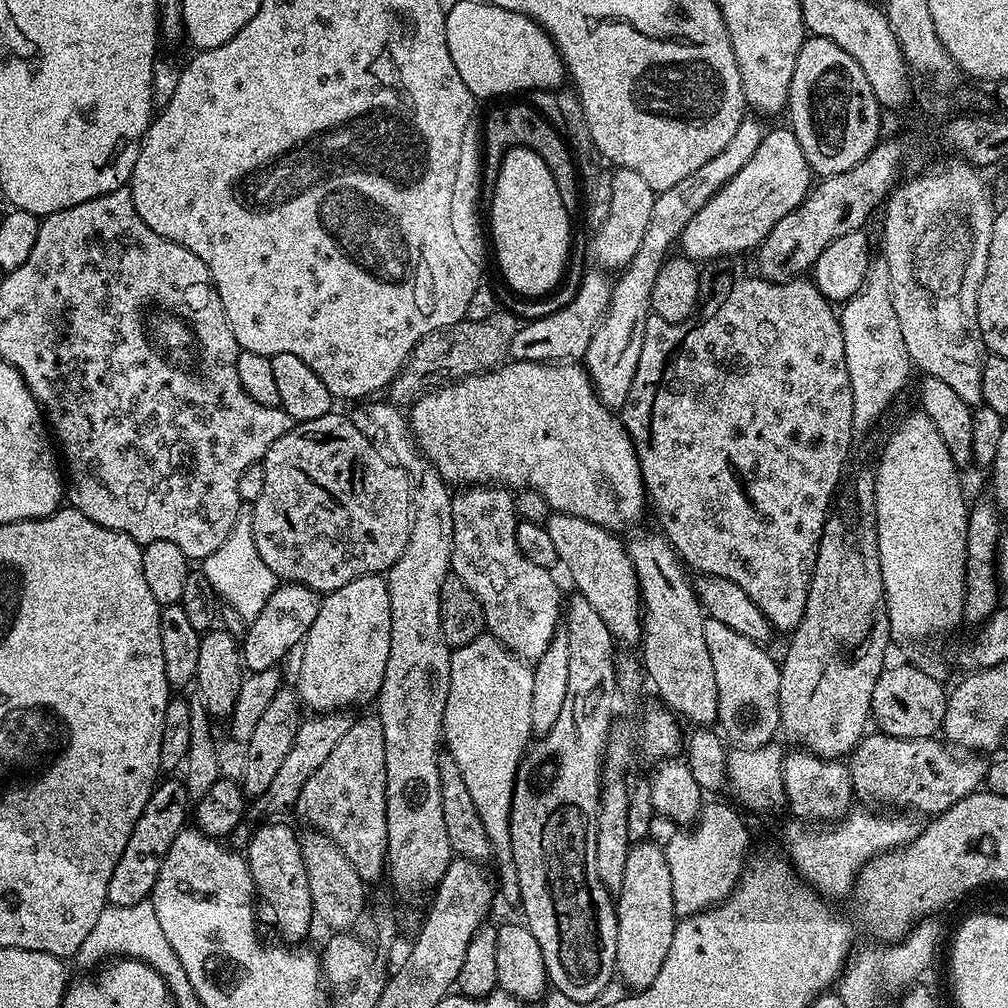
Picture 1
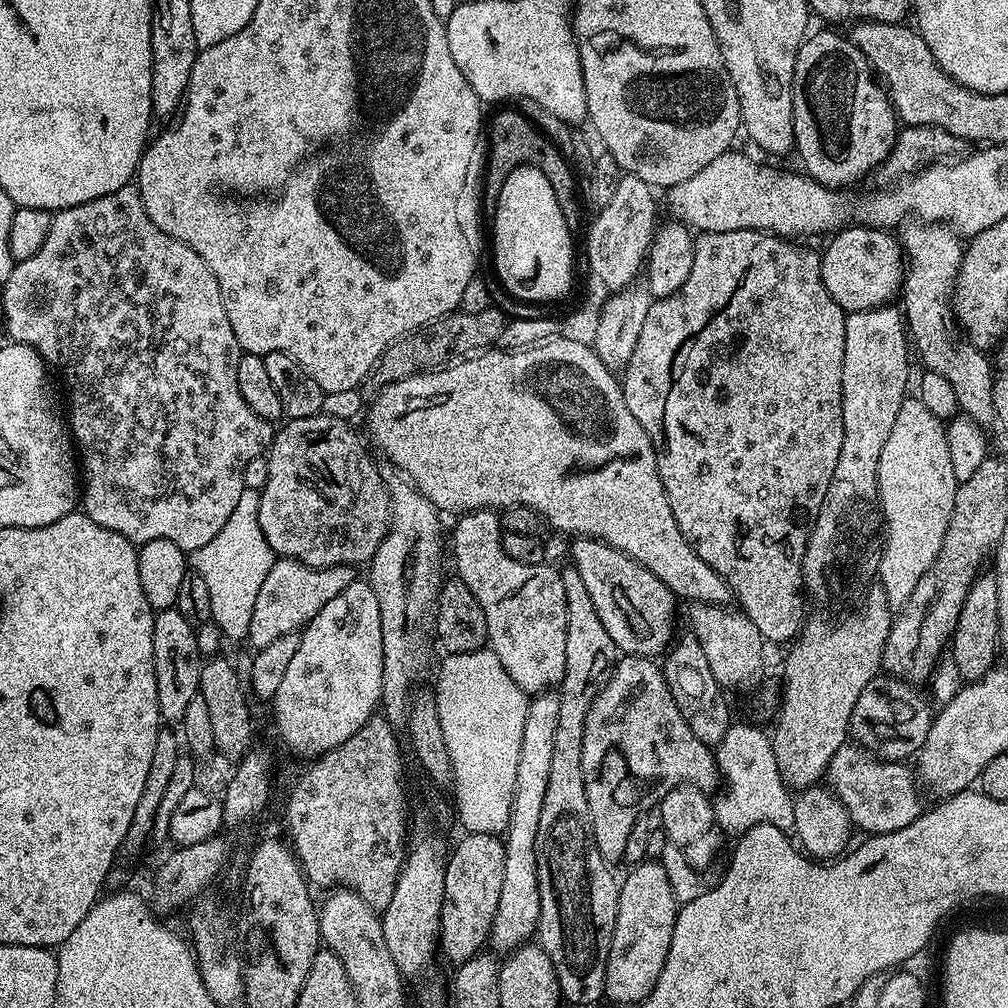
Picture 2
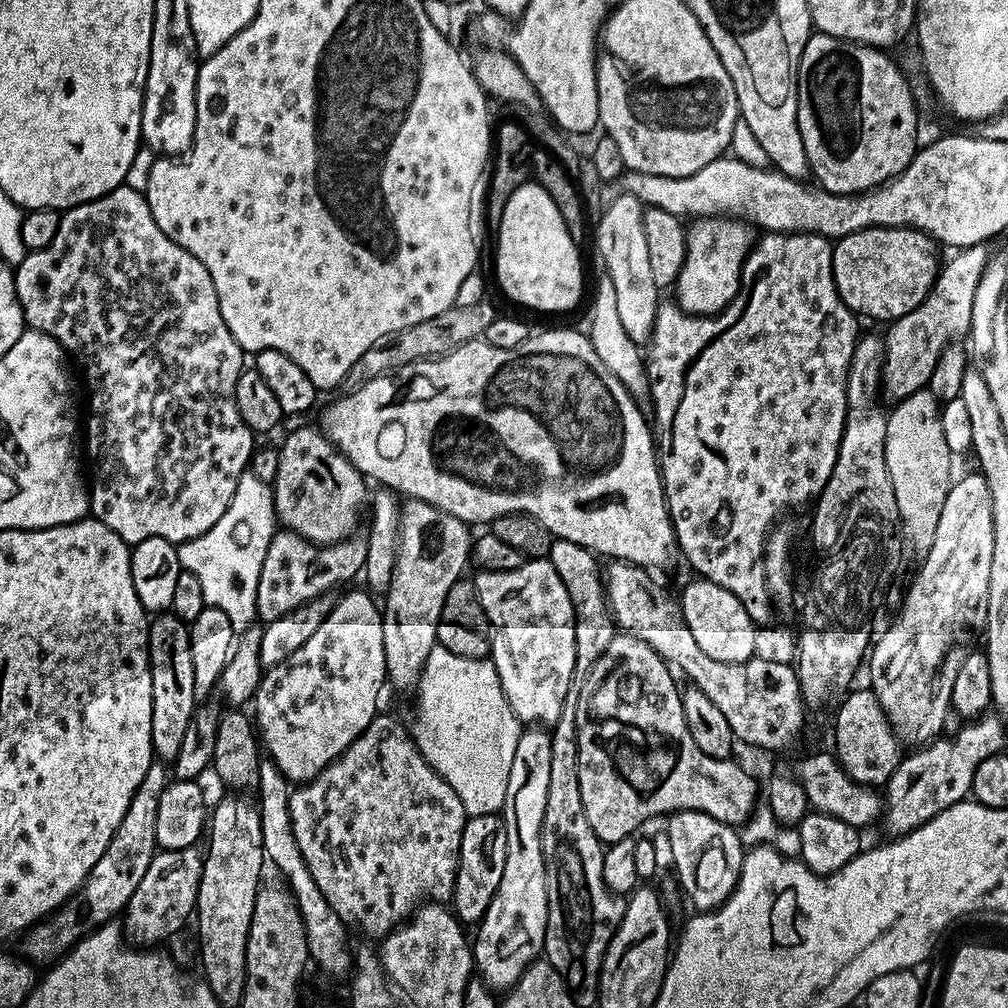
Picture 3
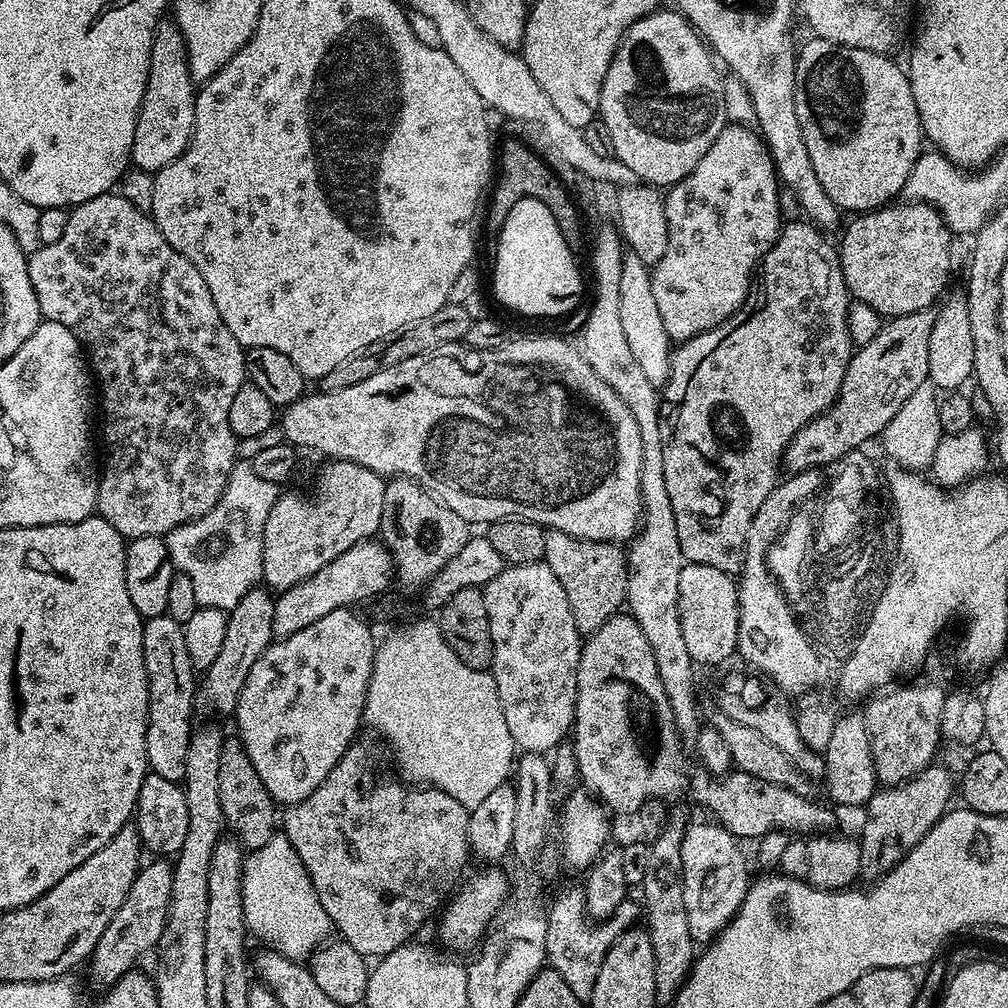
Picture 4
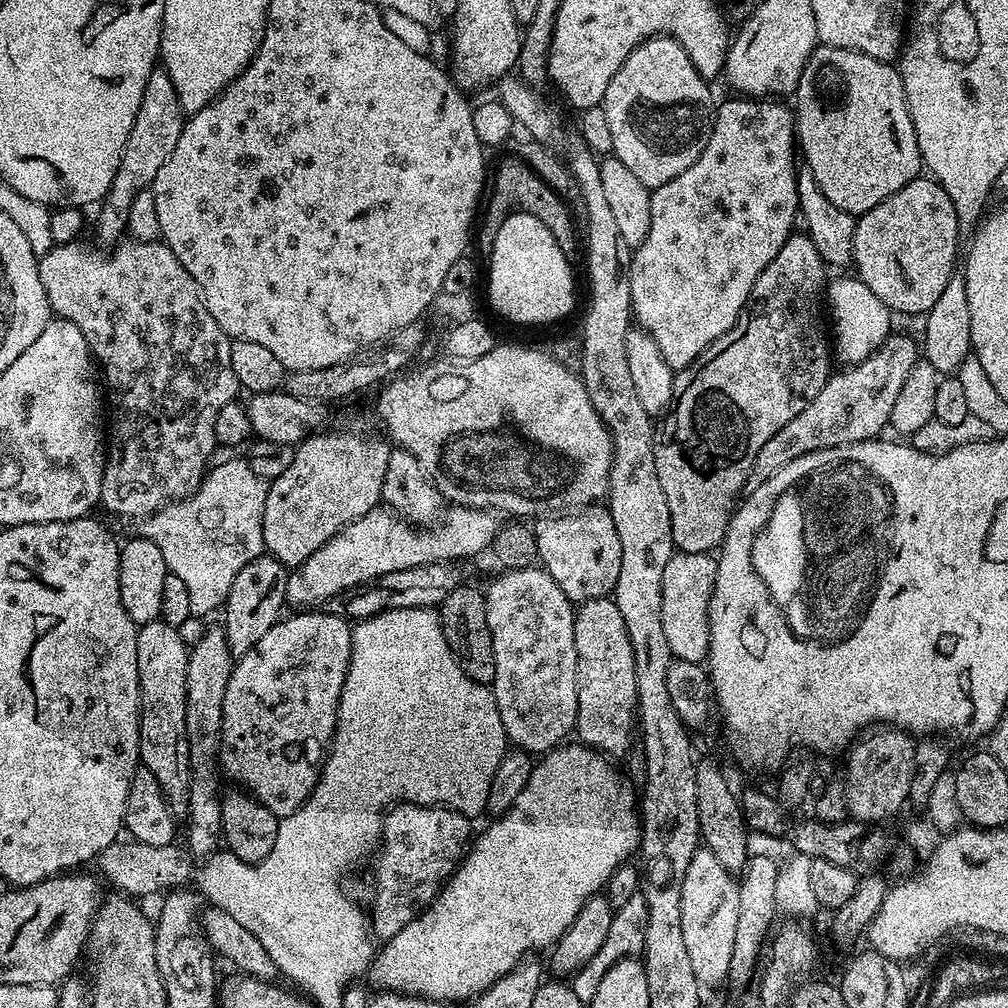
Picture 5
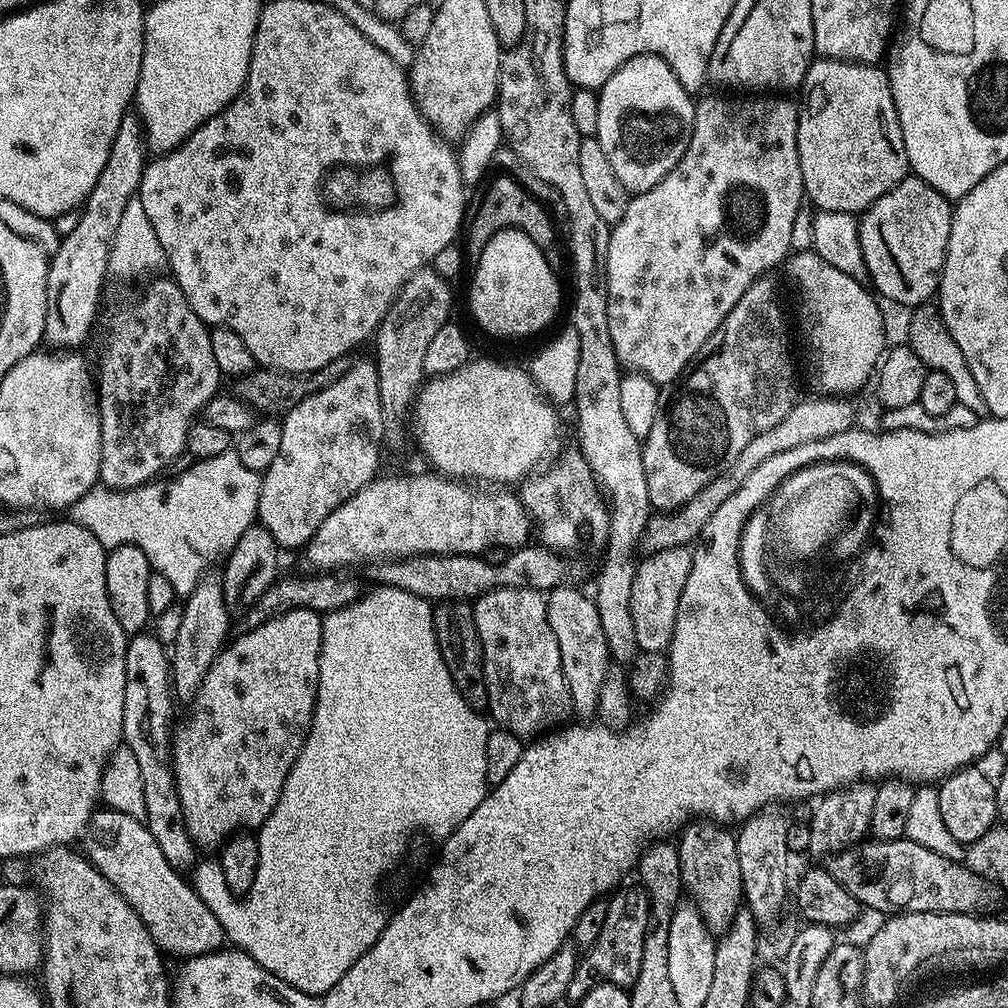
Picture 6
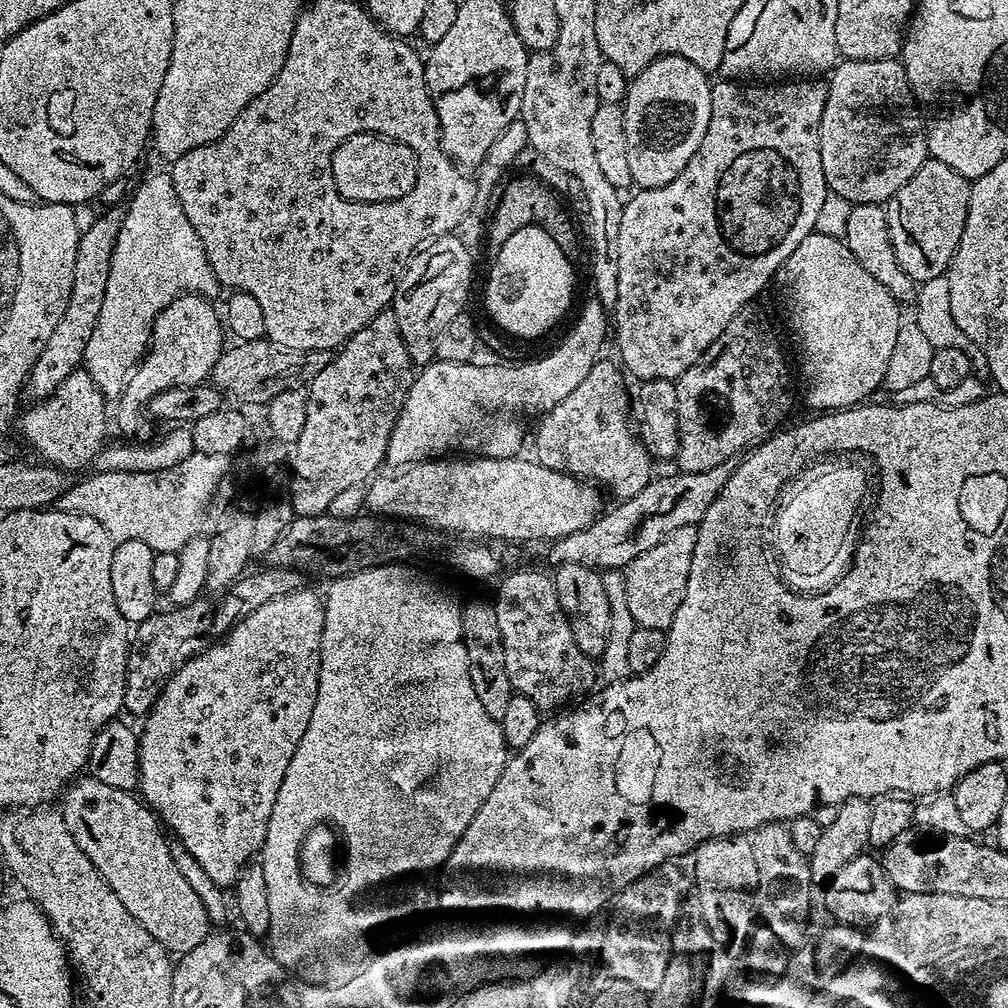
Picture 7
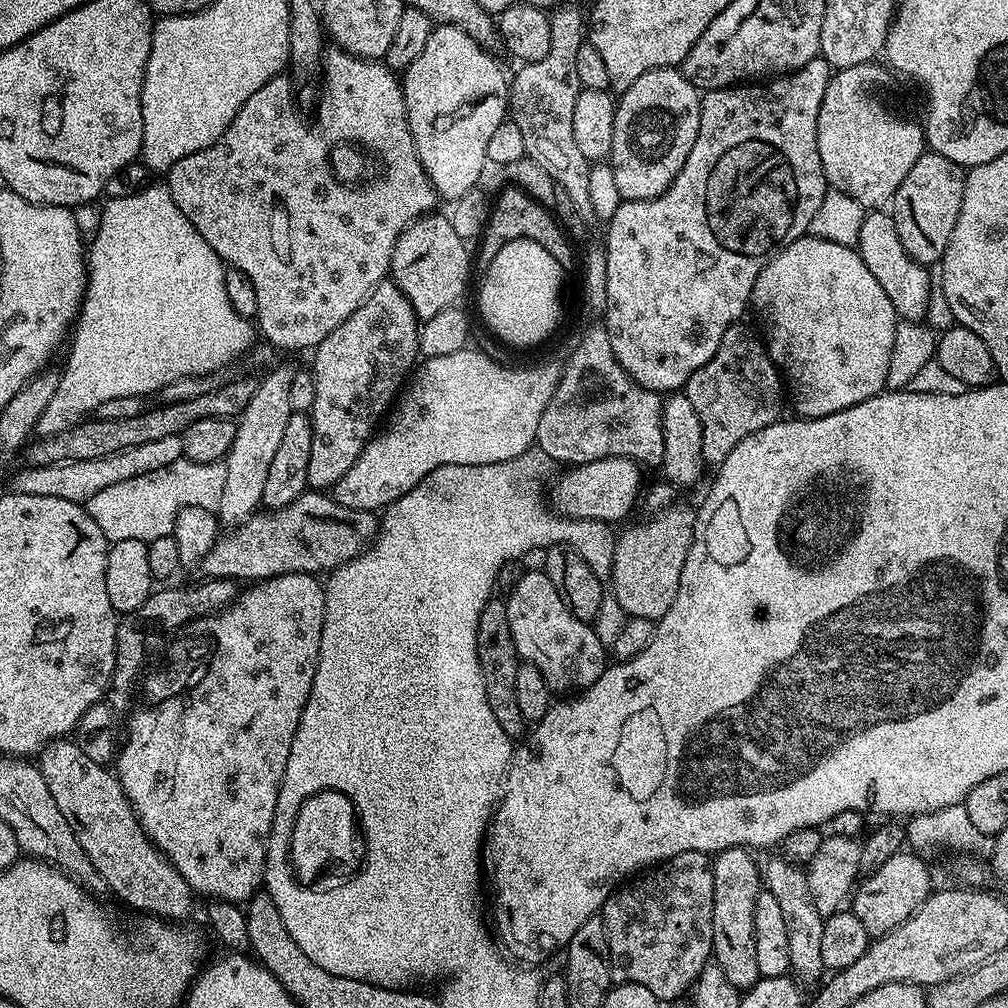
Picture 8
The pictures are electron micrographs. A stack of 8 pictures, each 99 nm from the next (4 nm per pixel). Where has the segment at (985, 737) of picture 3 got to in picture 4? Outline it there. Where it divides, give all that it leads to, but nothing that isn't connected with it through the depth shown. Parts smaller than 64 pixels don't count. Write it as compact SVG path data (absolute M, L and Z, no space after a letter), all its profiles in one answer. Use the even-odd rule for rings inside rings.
M929 766L921 770L914 778L904 784L894 784L873 791L872 797L863 809L864 825L860 828L858 843L860 846L860 874L868 882L881 880L924 835L949 811L954 796L954 776L944 768ZM881 791L881 792L880 792ZM949 803L949 804L948 804Z

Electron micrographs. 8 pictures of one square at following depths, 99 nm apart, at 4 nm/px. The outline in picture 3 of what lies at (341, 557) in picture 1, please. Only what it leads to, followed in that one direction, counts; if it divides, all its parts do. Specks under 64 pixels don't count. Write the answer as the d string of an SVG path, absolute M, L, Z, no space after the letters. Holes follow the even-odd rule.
M316 426L294 429L279 449L278 478L271 484L277 521L317 546L337 544L353 535L370 500L370 484L365 476Z

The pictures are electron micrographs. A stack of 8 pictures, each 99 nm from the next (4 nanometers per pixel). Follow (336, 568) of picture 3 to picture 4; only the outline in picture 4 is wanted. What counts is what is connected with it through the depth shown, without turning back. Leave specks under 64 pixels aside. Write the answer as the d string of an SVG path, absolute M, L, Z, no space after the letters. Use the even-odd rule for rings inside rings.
M328 460L325 465L316 478L312 500L300 492L281 491L280 497L274 502L274 510L270 510L270 518L266 518L266 534L262 546L262 580L273 593L279 594L306 582L306 578L318 574L318 570L334 562L338 554L346 554L346 550L373 539L380 531L382 502L387 488L385 477L349 460Z

